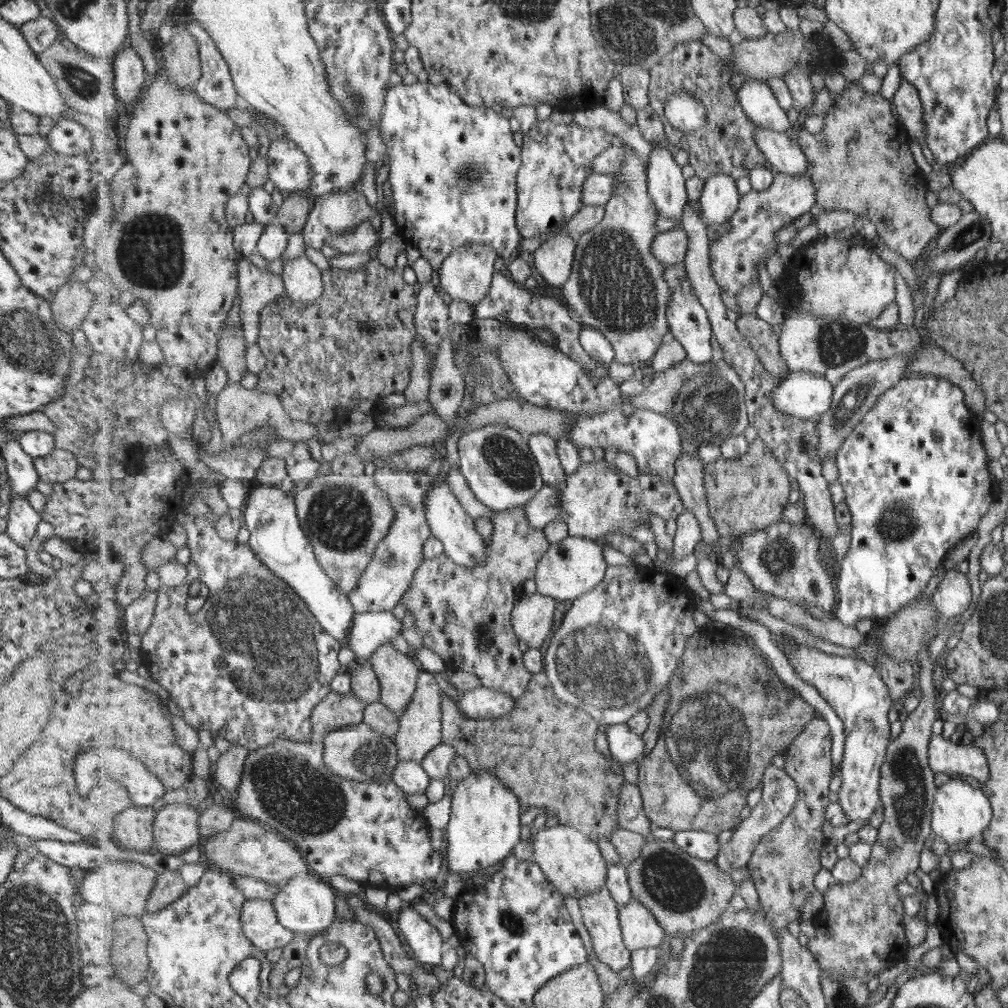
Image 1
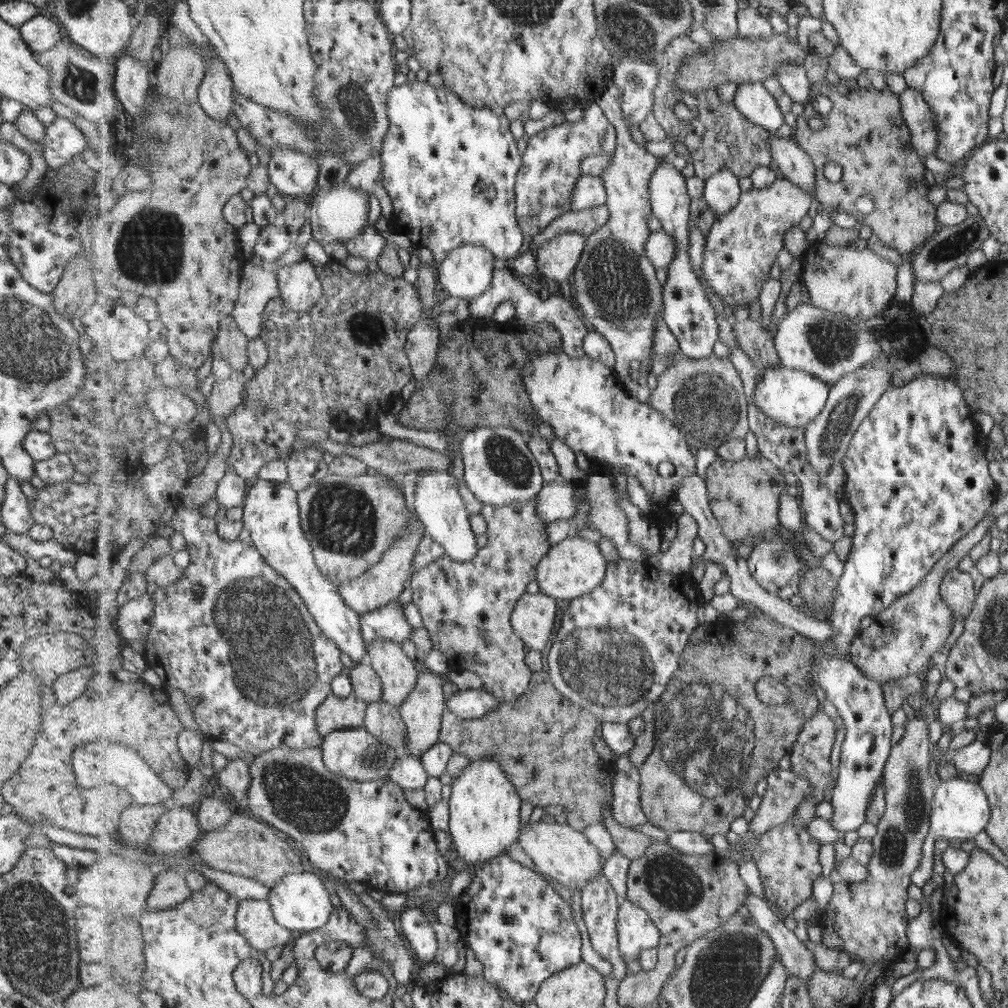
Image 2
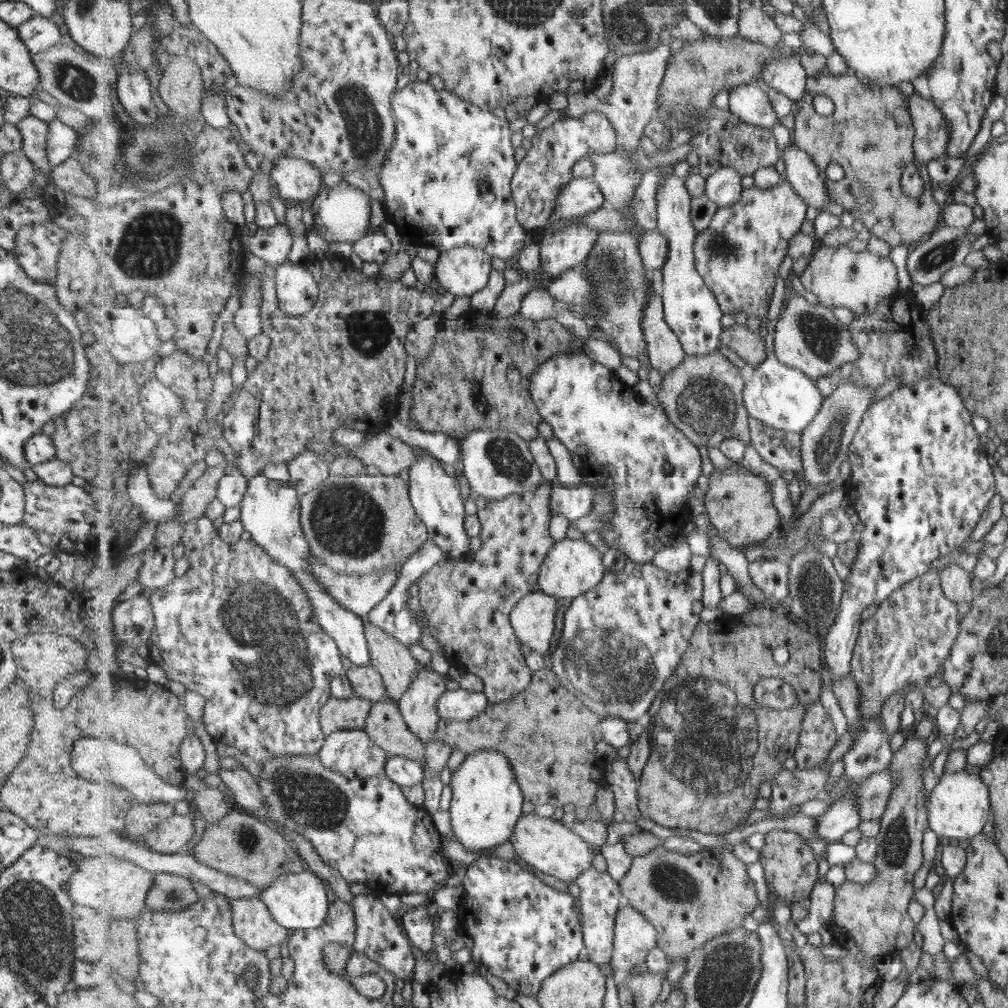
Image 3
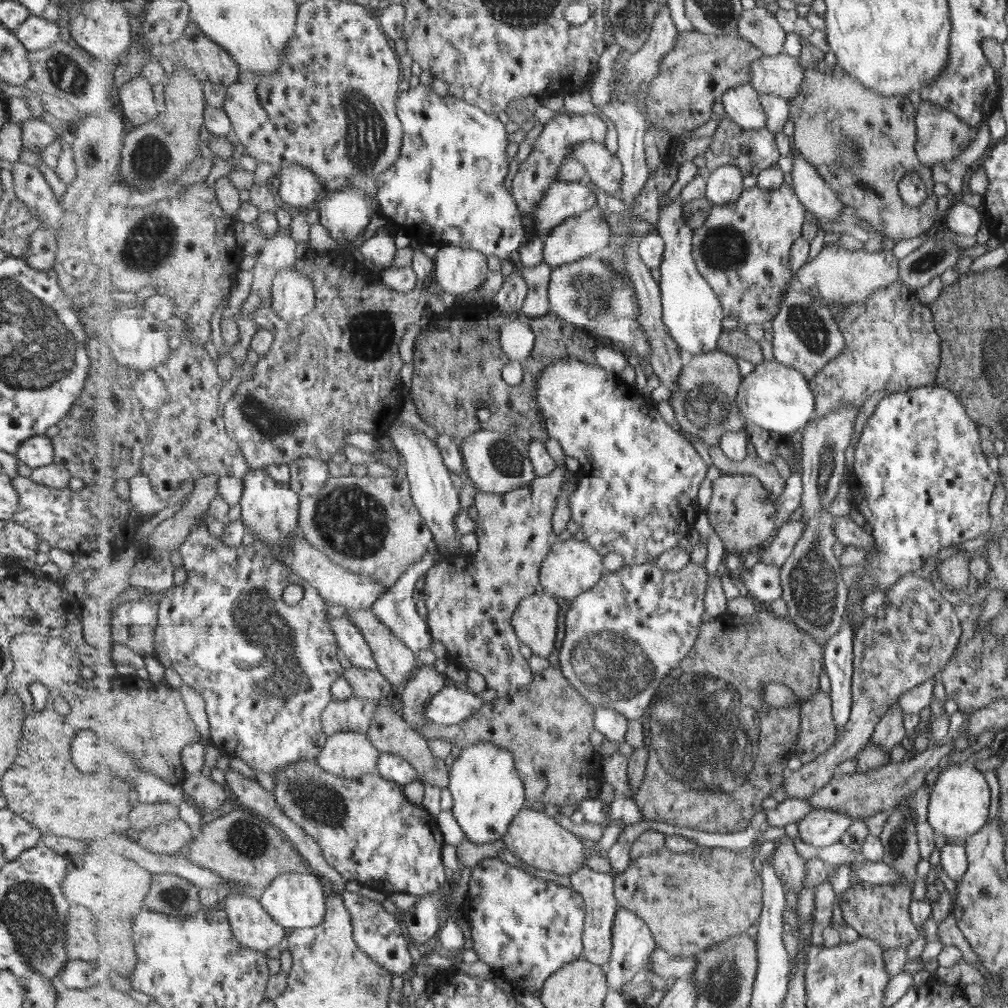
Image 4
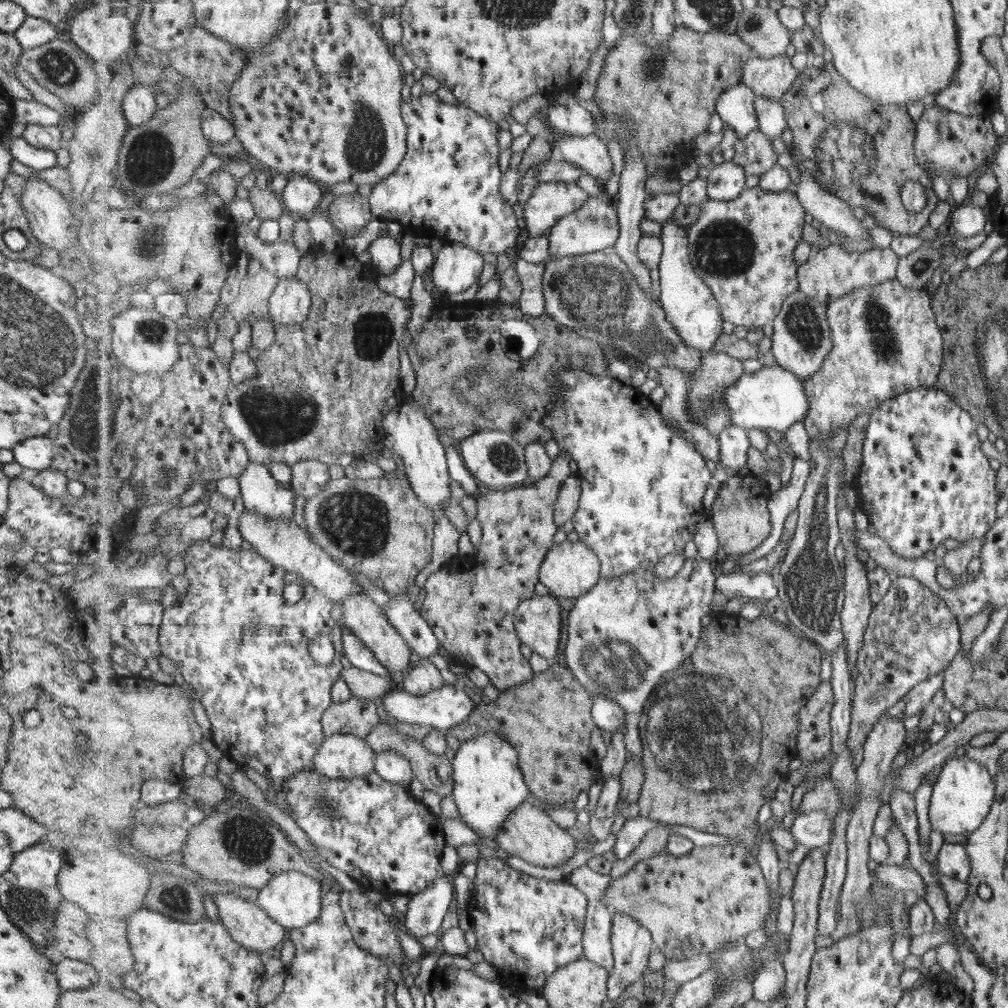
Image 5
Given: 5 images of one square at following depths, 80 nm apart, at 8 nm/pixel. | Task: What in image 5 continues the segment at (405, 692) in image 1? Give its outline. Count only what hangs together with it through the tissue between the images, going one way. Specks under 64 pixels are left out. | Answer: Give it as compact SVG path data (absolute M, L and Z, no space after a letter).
M349 595L342 600L342 625L350 628L390 670L391 675L399 672L409 672L411 665L411 647L401 636L394 624L391 624L387 613L379 604L375 604L367 595Z

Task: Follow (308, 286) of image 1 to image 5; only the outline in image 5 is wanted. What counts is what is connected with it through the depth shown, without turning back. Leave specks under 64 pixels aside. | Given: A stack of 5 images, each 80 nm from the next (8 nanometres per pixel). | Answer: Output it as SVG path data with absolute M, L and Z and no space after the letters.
M296 277L279 279L267 307L272 320L292 329L308 319L312 304L311 289Z

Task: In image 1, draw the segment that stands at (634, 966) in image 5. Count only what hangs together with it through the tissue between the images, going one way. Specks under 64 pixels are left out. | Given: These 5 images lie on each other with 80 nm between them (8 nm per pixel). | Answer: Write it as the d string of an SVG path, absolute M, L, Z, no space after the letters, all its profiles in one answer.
M633 898L620 908L620 924L625 945L632 954L642 949L661 948L666 940L667 932L655 914Z

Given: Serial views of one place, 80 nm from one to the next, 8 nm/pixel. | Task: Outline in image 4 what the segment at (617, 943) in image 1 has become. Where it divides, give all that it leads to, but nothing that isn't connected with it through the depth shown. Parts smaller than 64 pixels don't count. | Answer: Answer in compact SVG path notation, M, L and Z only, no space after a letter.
M587 866L577 869L569 877L572 886L586 900L587 917L584 931L584 950L587 952L587 960L608 967L612 960L614 922L617 912L621 908L615 893L618 877L613 875L613 873L595 872L595 870Z

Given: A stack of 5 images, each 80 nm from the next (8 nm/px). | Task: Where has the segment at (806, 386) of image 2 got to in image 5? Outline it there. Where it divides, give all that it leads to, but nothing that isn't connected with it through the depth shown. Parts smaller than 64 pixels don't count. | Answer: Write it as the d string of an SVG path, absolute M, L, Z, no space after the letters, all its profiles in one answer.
M767 366L753 373L744 373L726 390L725 404L732 418L732 424L743 429L772 429L781 435L789 432L796 422L807 418L810 399L803 379L781 366Z

